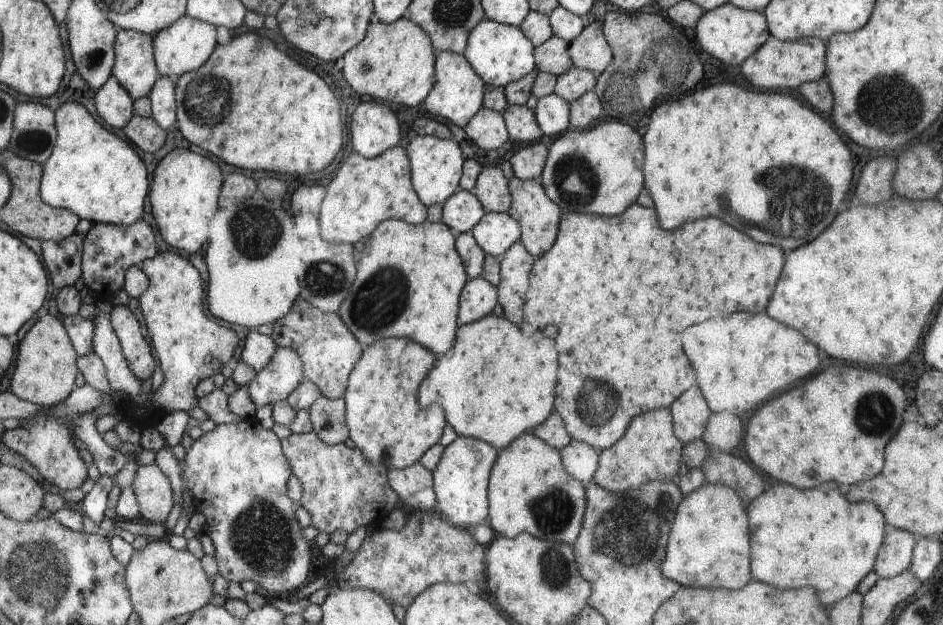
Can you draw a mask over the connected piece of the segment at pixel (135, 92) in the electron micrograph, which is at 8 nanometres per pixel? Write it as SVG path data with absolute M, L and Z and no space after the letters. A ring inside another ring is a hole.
M119 29L114 48L116 62L113 77L134 99L148 96L160 80L153 35L132 29Z

